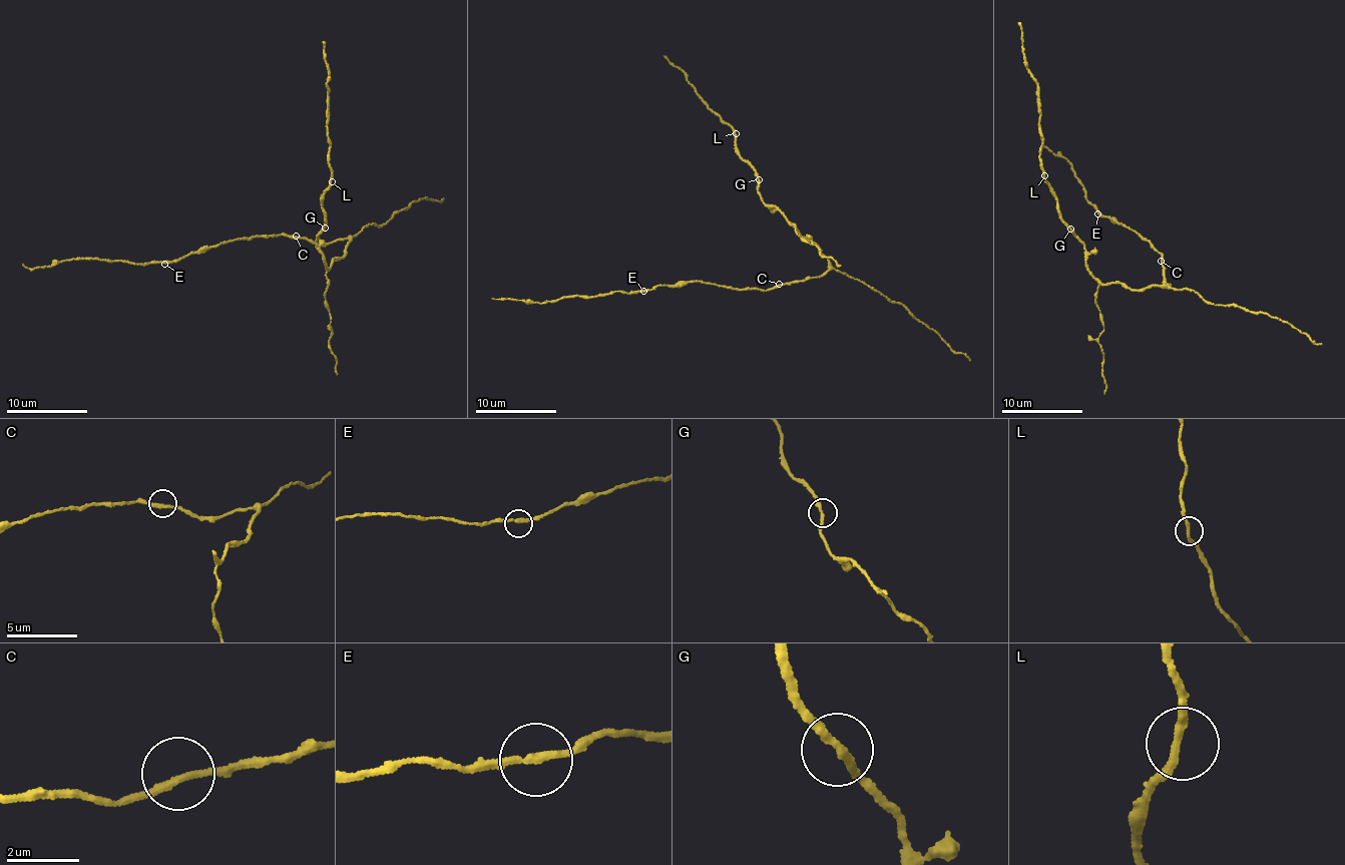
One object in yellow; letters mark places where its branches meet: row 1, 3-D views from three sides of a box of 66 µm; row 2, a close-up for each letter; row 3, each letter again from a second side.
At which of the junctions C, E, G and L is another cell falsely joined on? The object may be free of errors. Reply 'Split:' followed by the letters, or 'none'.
Split: none

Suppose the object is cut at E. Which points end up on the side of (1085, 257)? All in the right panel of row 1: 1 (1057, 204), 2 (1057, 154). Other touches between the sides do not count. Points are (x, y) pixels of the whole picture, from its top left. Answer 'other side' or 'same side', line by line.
1: same side
2: other side

